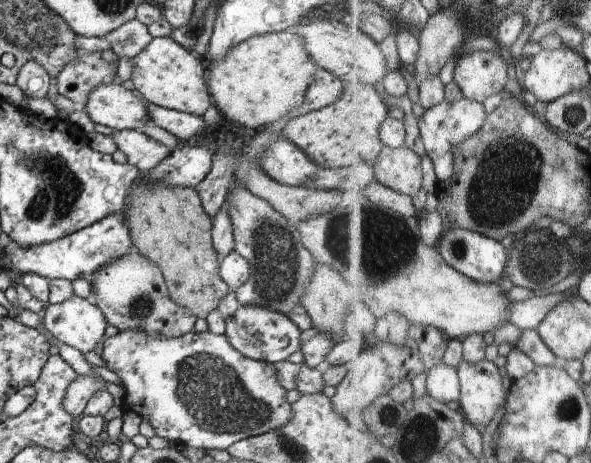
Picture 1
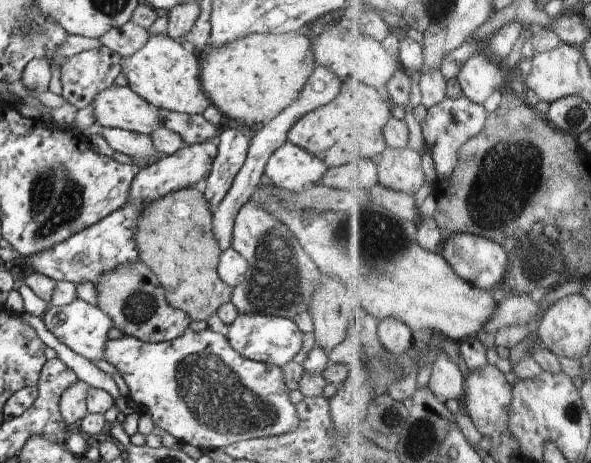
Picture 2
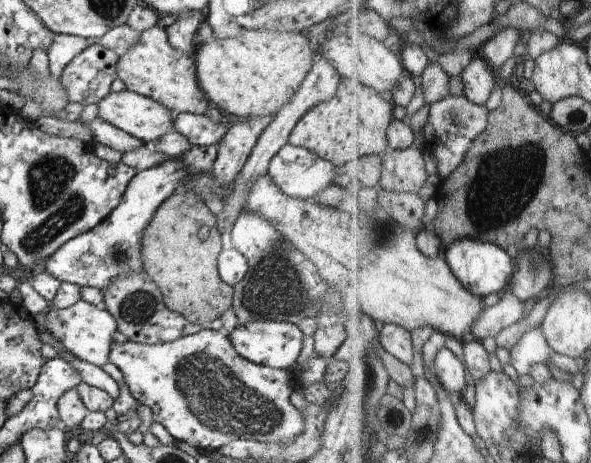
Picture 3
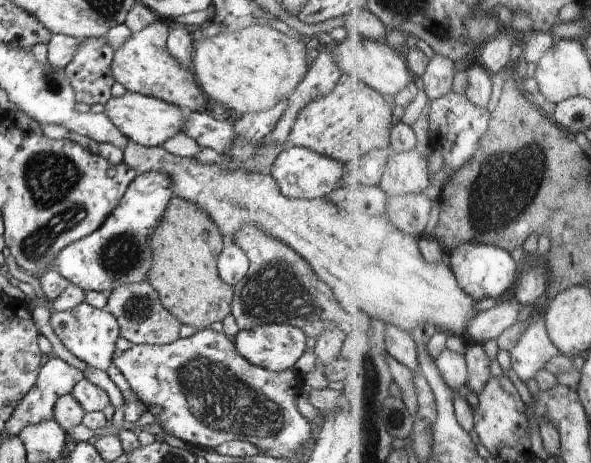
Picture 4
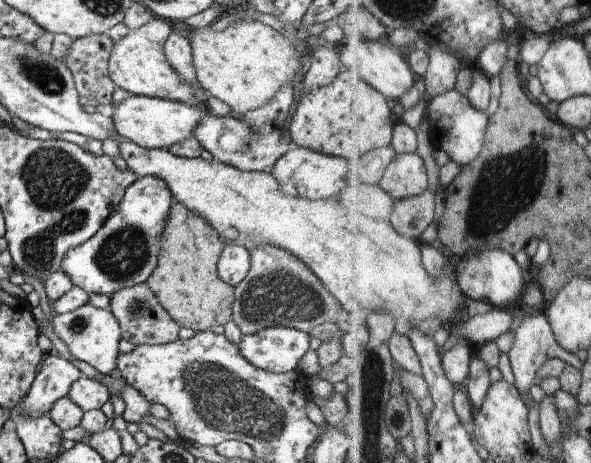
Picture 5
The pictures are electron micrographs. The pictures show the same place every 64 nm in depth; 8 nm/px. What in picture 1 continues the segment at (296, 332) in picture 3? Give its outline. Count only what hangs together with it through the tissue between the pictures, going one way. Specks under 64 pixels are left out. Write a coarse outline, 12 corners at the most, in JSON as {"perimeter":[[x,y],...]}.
{"perimeter":[[239,306],[225,320],[240,355],[277,364],[301,348],[287,315]]}

